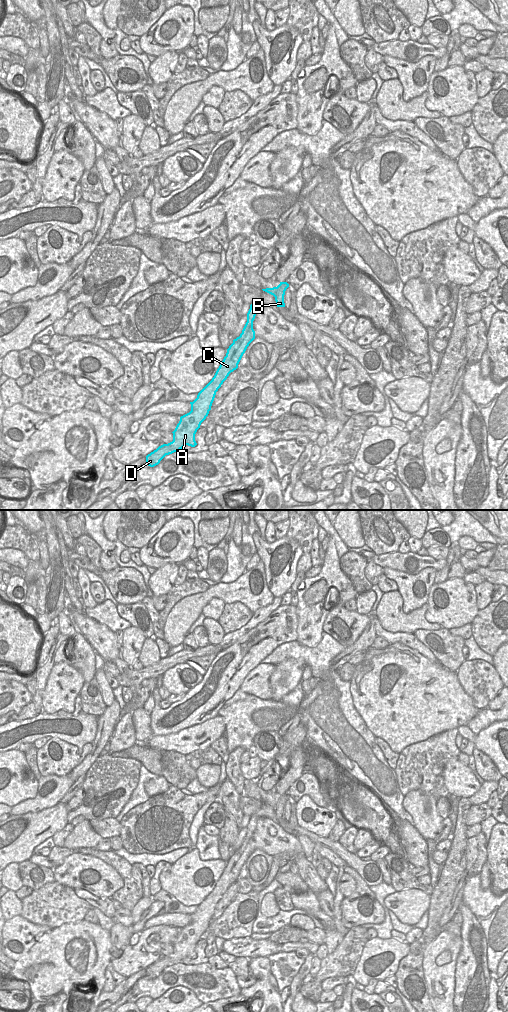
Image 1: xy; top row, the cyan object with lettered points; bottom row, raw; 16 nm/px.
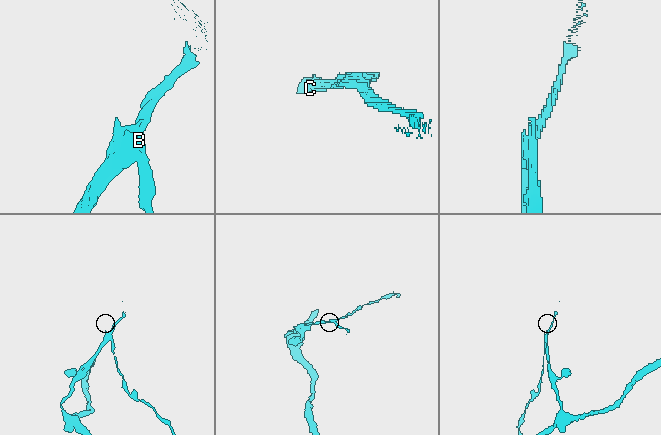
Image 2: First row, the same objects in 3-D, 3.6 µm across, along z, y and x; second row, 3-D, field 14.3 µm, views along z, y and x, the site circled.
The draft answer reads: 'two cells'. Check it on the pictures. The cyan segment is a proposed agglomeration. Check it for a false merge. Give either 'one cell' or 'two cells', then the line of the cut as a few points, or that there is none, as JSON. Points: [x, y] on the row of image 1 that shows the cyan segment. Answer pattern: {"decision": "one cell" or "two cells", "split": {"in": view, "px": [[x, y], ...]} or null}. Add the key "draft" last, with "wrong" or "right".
{"decision": "two cells", "split": {"in": "xy", "px": [[276, 287], [276, 294], [274, 296]]}, "draft": "right"}

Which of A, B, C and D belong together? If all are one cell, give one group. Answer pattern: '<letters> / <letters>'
A C D / B

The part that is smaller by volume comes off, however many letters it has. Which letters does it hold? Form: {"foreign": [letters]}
{"foreign": ["B"]}

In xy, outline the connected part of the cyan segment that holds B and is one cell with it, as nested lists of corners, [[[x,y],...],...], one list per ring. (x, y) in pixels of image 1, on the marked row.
[[[280,282],[280,284],[276,287],[275,291],[277,294],[274,297],[277,307],[285,307],[284,295],[288,287],[289,284],[287,282]]]

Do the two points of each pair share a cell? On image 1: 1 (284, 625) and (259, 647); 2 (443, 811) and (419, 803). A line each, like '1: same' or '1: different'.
1: same
2: different

